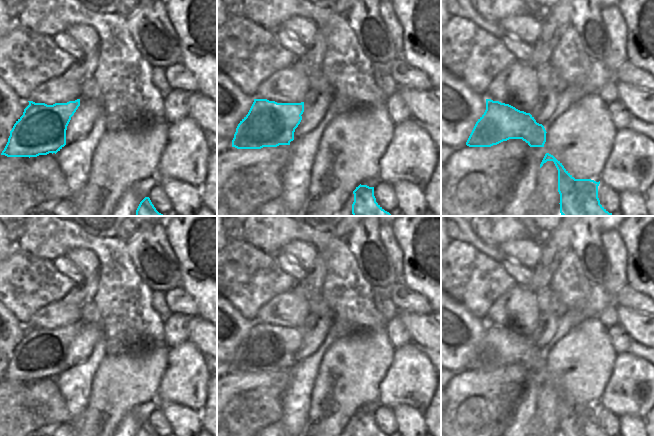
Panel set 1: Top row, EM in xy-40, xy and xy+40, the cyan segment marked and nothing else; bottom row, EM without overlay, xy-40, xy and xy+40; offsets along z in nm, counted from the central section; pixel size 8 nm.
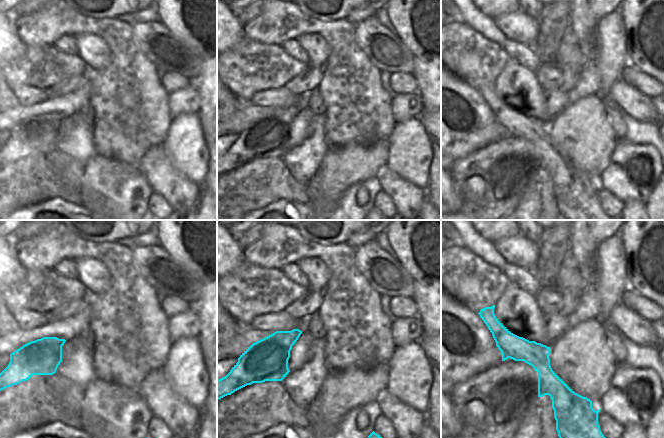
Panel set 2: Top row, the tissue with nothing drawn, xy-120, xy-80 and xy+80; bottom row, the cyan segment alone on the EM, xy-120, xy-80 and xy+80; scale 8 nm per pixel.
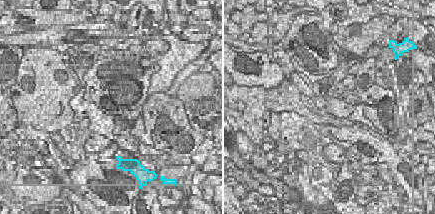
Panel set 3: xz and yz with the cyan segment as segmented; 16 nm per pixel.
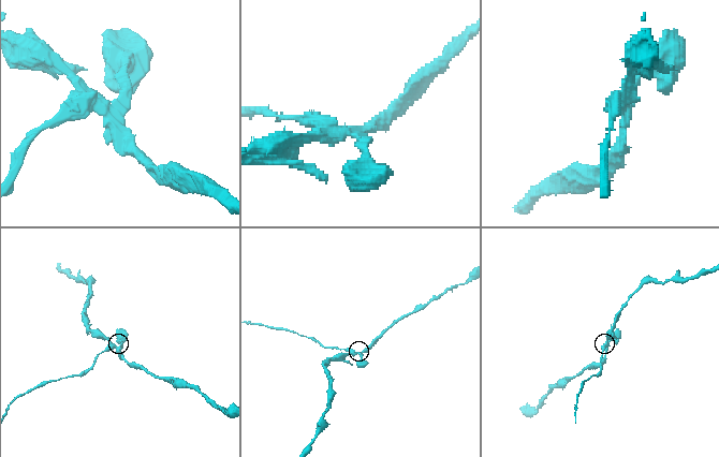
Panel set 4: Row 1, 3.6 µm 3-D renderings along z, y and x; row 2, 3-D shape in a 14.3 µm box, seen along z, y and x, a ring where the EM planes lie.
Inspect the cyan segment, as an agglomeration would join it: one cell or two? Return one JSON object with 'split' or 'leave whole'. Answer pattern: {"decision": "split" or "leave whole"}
{"decision": "split"}

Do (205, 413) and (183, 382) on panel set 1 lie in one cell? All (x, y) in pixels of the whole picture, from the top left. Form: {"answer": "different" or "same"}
{"answer": "different"}

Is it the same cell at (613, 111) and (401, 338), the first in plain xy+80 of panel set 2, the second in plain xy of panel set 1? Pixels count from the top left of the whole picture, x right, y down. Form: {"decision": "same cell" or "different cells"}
{"decision": "same cell"}

